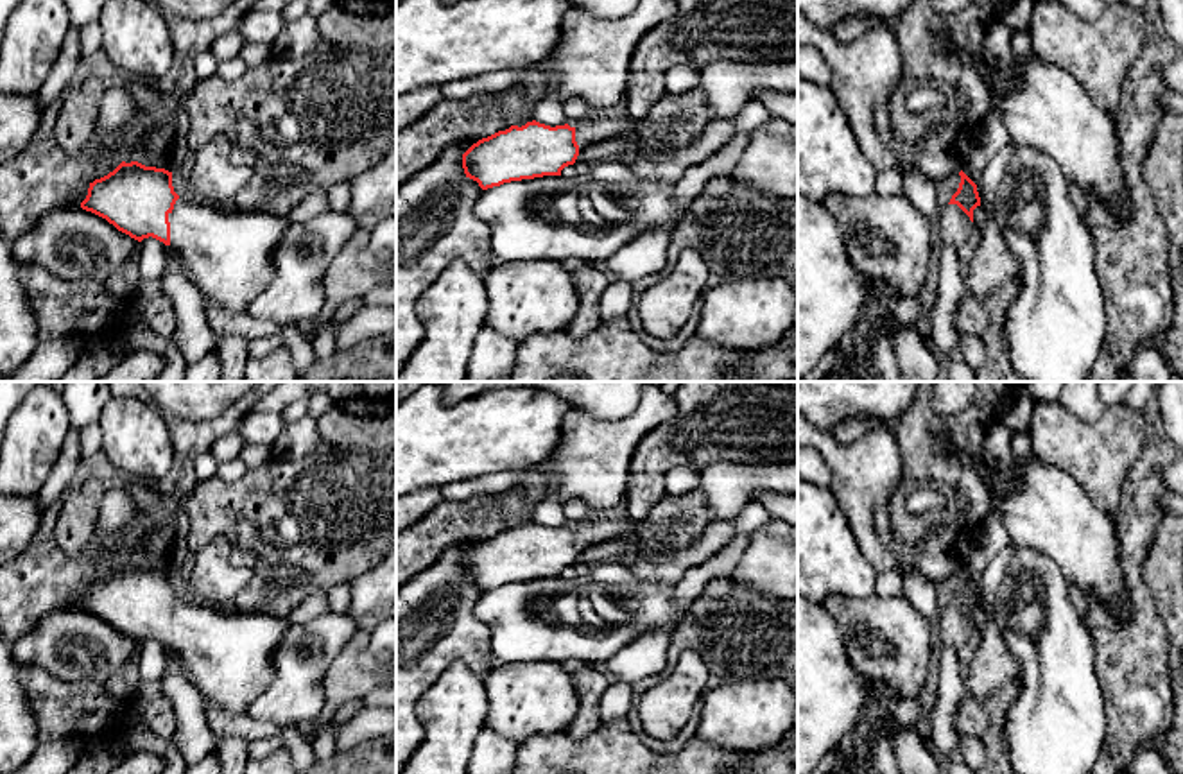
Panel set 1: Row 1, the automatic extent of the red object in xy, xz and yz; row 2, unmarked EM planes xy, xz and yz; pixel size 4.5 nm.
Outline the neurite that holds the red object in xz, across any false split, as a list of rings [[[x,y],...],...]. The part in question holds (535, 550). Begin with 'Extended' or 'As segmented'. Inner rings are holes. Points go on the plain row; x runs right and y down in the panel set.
Extended. [[[629,516],[620,520],[599,520],[581,521],[575,529],[545,527],[536,521],[525,527],[511,527],[505,532],[498,532],[488,539],[479,541],[462,555],[462,570],[466,579],[479,584],[482,591],[500,588],[511,582],[534,580],[543,577],[561,577],[561,572],[574,566],[579,554],[599,545],[606,545],[618,539],[636,541],[647,525],[647,518],[633,520]]]

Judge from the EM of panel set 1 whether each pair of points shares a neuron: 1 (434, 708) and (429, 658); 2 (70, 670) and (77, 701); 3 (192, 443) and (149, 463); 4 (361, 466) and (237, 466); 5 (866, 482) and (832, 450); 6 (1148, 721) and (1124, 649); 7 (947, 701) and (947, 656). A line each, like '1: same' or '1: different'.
1: different
2: different
3: different
4: different
5: same
6: same
7: same

